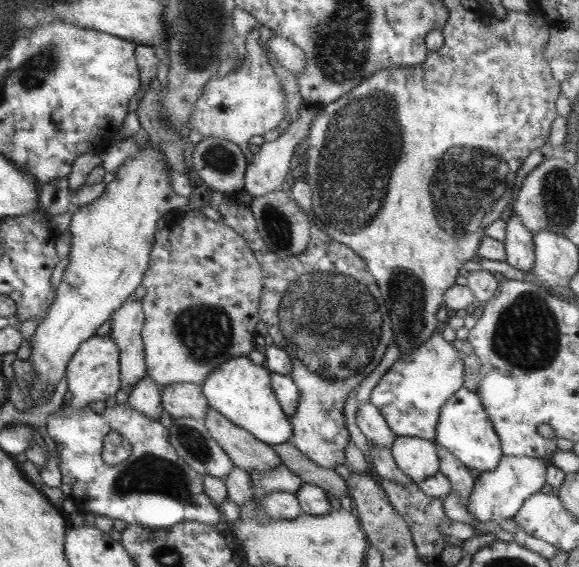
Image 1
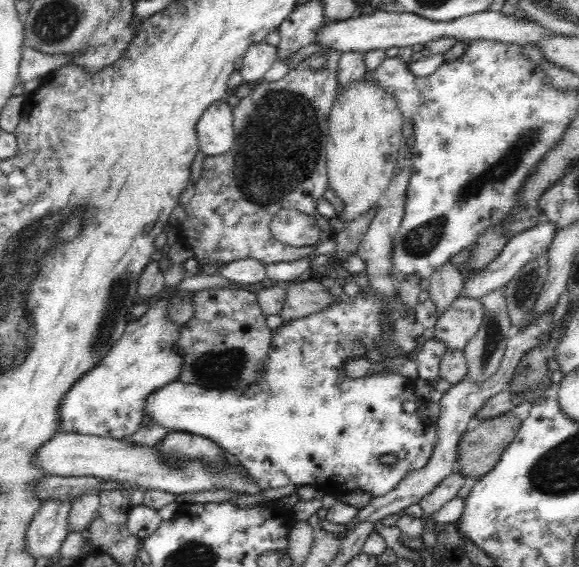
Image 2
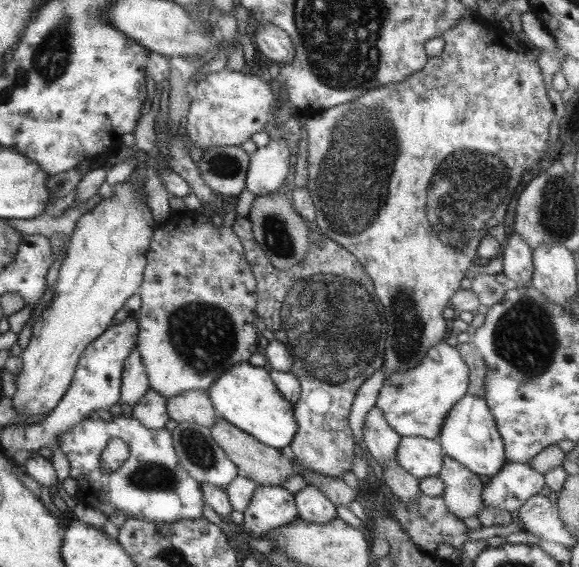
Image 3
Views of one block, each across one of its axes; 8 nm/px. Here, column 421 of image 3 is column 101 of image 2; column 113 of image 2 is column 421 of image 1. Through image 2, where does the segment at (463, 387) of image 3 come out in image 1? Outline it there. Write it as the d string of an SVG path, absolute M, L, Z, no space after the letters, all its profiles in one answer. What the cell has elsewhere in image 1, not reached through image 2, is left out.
M433 333L411 354L401 356L384 372L372 388L369 402L377 407L395 436L434 440L439 408L463 382L463 363L441 333Z

